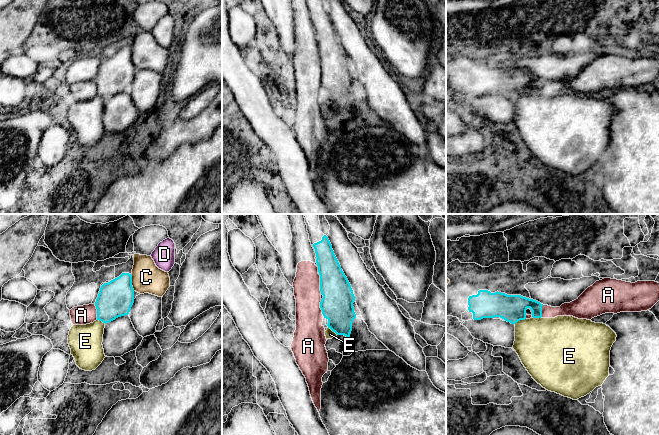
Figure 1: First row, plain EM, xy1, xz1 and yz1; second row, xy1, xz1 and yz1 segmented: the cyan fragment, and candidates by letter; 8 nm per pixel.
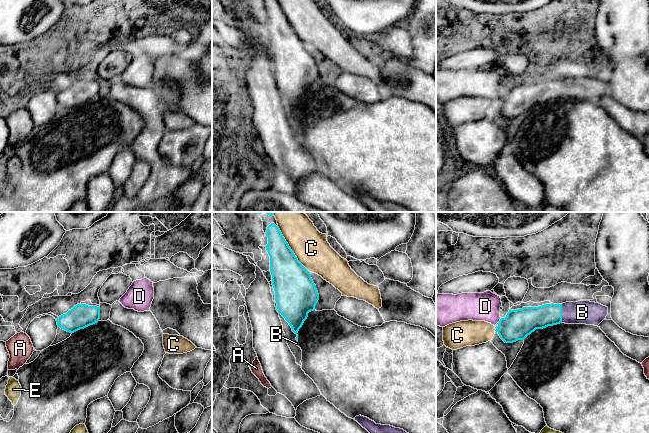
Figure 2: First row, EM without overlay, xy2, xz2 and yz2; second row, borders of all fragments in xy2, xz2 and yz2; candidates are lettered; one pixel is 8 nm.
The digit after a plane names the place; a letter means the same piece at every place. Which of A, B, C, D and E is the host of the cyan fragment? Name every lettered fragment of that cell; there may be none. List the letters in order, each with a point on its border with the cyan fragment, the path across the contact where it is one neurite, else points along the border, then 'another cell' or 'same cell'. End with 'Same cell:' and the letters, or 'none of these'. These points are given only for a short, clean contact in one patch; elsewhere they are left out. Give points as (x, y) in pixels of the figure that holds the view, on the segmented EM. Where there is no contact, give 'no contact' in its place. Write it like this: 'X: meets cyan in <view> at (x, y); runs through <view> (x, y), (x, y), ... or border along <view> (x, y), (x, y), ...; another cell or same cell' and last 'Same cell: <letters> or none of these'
A: meets cyan in xz1 at (320, 284); border along xz1 (318, 274), (319, 290), (321, 293); another cell
B: meets cyan in yz2 at (561, 313); runs through yz2 (531, 318), (561, 313), (582, 312); same cell
C: meets cyan in xz2 at (290, 249); another cell
D: meets cyan in yz2 at (500, 320); border along yz2 (501, 318), (498, 321); another cell
E: meets cyan in yz1 at (519, 320); border along yz1 (525, 318), (514, 323); another cell
Same cell: B

